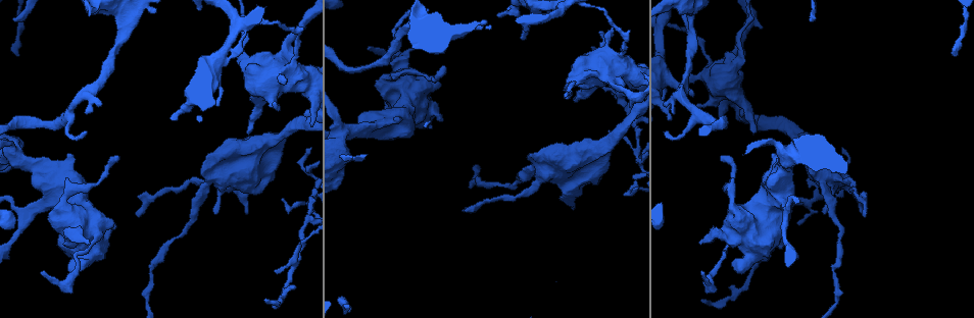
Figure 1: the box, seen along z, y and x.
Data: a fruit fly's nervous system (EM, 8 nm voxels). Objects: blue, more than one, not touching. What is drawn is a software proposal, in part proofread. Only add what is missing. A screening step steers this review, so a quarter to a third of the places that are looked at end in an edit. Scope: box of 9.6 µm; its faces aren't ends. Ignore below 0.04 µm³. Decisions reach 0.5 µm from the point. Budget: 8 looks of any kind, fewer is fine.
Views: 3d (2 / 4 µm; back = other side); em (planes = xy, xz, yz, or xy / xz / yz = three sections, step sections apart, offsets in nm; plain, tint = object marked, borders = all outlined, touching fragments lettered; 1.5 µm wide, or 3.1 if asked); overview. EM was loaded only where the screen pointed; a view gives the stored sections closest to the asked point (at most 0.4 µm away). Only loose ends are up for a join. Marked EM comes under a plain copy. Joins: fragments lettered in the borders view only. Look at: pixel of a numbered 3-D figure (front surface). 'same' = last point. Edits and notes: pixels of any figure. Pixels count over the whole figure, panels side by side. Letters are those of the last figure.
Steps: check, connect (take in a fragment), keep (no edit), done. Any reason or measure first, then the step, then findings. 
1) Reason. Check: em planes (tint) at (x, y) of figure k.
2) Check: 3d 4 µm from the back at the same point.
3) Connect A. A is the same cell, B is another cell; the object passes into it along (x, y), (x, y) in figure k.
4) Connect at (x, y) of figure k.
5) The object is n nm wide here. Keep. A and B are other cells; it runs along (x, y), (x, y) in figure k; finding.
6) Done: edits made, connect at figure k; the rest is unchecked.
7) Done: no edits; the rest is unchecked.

Free end. Check: em planes (borders) at (132, 29) of figure 1.

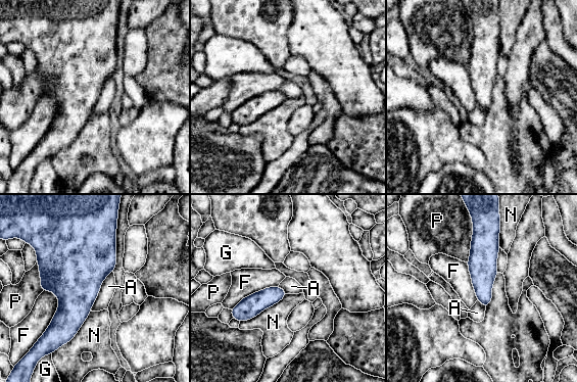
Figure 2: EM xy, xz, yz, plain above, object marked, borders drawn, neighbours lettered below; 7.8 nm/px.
Keep. A, F, G, N and P are other cells; a border runs along (112, 271), (102, 282), (90, 309) in figure 2; none of them fits.

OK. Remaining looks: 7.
Free end. Check: 3d 2 µm at (573, 99) of figure 1.

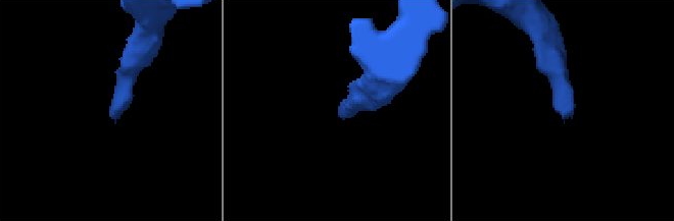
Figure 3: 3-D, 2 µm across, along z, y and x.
Need the tissue. Check: em planes (borders) at (111, 115) of figure 3.

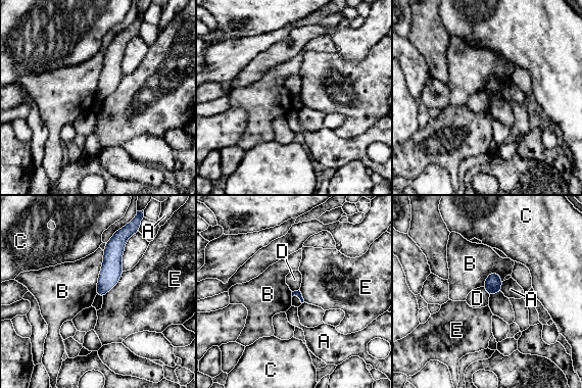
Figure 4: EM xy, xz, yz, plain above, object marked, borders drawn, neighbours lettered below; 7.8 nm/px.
Keep. A, B, C, D and E are other cells; a border runs along (483, 286), (489, 296) in figure 4; none of them fits.

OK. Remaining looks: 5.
Check: em planes (borders) at (701, 301) of figure 1.

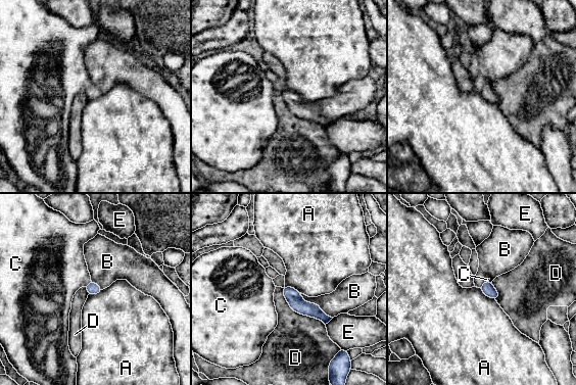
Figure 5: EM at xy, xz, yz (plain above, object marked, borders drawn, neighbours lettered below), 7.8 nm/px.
The longest contact is with D, 460 nm. Connect C. C is the same cell, A, B, D and E are other cells; the object passes into it along (92, 288), (88, 283), (59, 270) in figure 5; the cell continues.

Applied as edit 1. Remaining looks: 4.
Done: edits made, connect at figure 5; the rest is unchecked.

